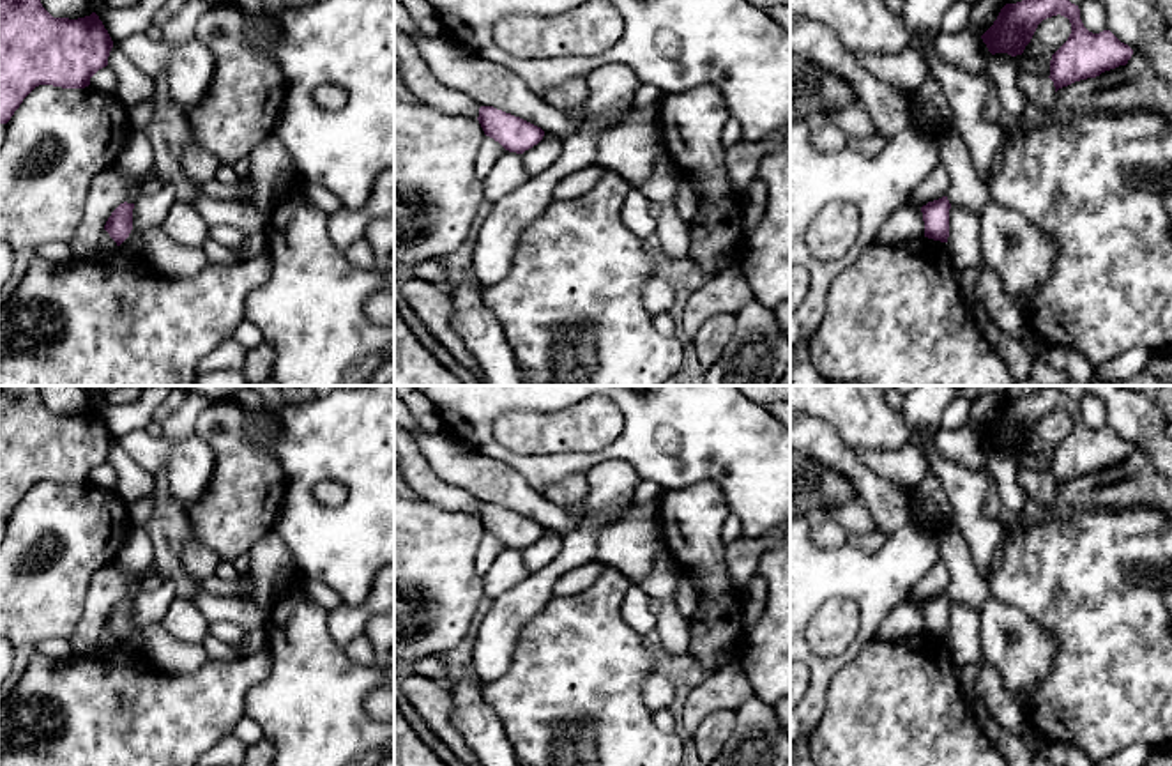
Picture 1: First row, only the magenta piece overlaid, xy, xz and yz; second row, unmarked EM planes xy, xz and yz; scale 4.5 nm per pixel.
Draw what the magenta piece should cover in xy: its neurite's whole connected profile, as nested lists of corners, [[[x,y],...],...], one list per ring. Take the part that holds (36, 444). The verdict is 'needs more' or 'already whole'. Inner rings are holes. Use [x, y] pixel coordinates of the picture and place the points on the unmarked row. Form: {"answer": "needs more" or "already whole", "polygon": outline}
{"answer": "already whole", "polygon": [[[39,386],[0,387],[0,520],[7,520],[23,495],[39,481],[85,485],[108,462],[113,437],[95,409],[85,414],[53,414],[41,400]]]}

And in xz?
{"answer": "already whole", "polygon": [[[481,502],[477,517],[486,532],[516,550],[532,545],[544,532],[541,524],[493,502]]]}

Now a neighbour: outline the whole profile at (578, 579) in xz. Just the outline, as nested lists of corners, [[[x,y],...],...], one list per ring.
[[[594,559],[583,566],[576,566],[566,571],[557,580],[553,594],[557,598],[567,598],[567,596],[583,593],[597,580],[597,577],[601,575],[605,568],[606,566],[601,561]]]

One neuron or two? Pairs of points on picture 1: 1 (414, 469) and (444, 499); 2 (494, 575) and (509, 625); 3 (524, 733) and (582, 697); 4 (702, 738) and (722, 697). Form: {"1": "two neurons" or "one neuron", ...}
{"1": "one neuron", "2": "two neurons", "3": "one neuron", "4": "two neurons"}

